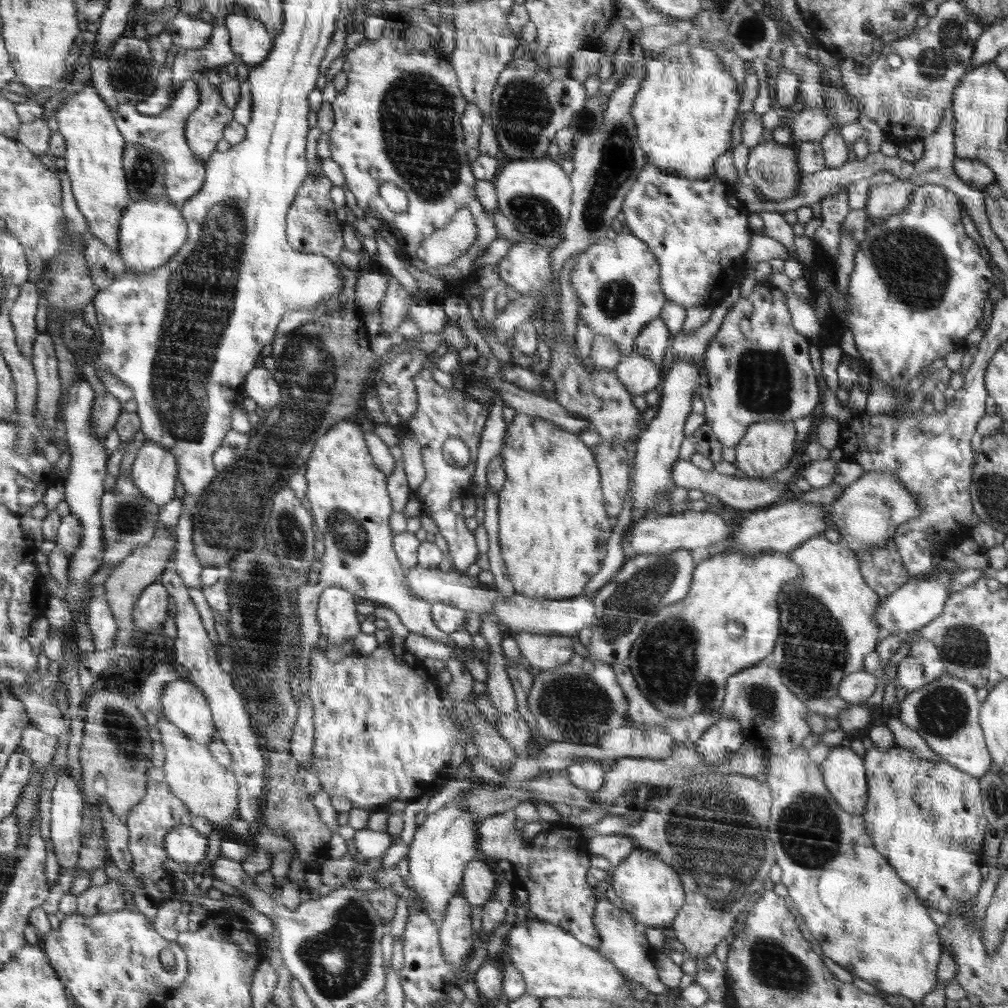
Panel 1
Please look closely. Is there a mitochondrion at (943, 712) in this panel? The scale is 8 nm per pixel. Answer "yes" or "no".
yes

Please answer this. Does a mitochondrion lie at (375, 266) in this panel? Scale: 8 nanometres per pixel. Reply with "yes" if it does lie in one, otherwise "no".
no

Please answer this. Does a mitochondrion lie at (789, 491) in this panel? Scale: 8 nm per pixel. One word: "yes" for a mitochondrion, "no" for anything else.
no

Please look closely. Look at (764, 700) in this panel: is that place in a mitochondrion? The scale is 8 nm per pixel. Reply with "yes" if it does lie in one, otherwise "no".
yes

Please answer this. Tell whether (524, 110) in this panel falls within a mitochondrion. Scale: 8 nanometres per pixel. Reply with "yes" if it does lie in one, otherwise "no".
yes

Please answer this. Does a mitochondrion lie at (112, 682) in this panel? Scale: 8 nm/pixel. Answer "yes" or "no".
yes

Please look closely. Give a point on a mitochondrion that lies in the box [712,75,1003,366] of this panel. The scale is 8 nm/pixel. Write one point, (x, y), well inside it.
(913, 268)

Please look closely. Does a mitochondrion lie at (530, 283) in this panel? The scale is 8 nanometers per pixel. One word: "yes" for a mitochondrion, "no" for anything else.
no

